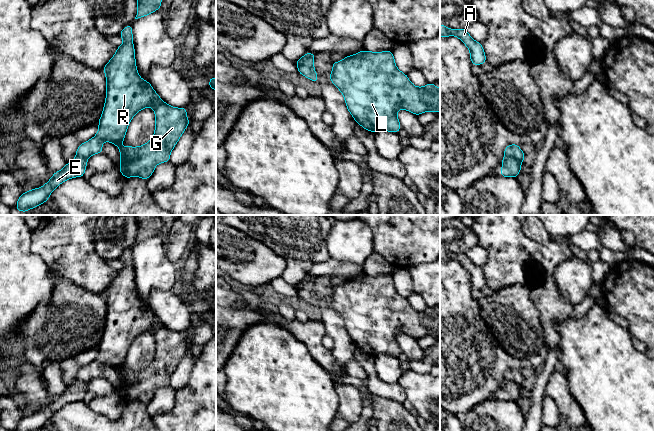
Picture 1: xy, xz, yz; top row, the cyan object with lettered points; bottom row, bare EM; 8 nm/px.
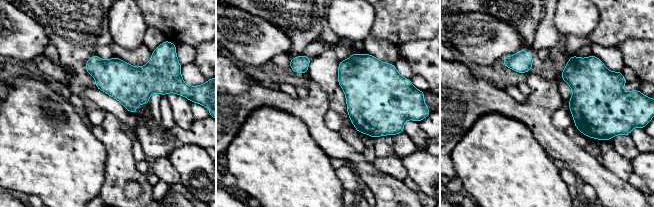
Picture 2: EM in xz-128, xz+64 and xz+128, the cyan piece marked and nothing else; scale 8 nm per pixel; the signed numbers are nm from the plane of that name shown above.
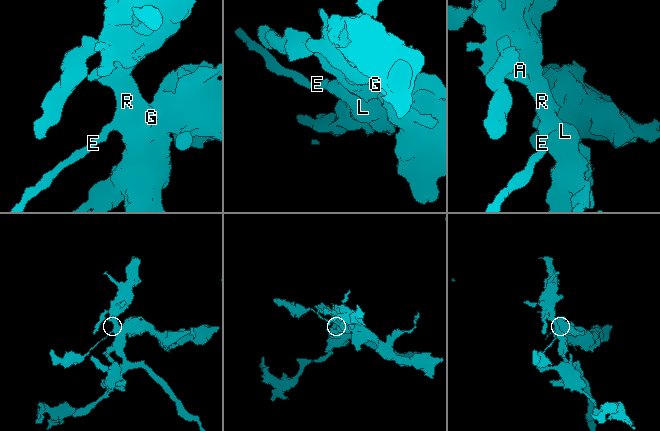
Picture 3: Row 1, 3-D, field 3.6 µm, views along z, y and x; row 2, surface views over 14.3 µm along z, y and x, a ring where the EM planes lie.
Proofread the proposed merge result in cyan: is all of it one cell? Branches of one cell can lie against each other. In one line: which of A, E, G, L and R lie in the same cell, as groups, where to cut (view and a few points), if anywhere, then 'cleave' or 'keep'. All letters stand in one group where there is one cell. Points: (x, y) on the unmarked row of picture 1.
A G L R / E; cut in yz along (505, 379), (515, 382), (520, 387); cleave

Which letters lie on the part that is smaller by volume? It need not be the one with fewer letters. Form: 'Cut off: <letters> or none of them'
Cut off: E

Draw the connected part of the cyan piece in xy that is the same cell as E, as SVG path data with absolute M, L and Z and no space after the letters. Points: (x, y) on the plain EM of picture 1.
M76 380L62 394L53 397L52 402L44 410L21 418L16 431L37 431L47 426L52 415L62 406L74 401L84 400L87 384L87 382Z

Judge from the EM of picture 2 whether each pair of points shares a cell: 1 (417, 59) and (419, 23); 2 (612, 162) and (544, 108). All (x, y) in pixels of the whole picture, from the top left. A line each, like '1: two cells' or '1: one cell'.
1: two cells
2: two cells

